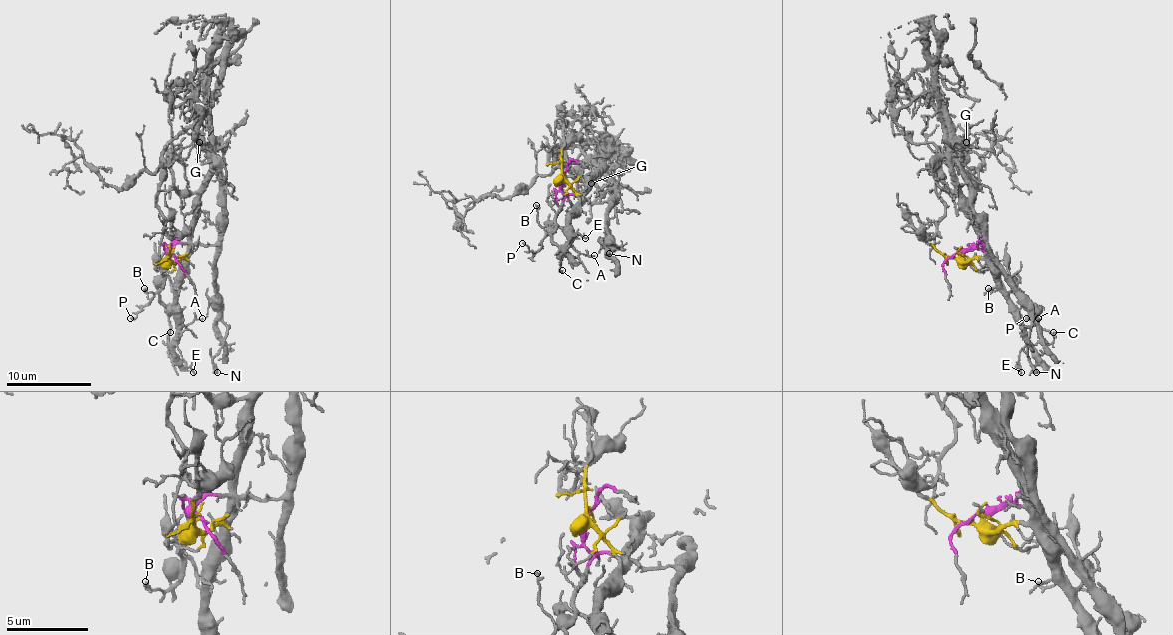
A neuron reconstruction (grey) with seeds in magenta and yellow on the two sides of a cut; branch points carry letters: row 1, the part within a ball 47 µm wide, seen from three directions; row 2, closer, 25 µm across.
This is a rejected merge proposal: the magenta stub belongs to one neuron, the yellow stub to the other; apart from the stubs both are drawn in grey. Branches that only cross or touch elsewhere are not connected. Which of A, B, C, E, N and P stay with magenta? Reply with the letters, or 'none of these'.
B, C, N, P

